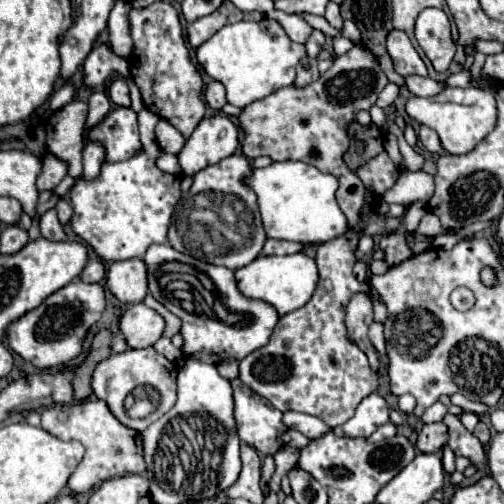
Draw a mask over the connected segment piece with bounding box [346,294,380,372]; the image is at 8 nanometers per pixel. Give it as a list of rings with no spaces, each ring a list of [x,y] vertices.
[[[354,294],[352,300],[346,306],[346,328],[348,328],[348,336],[356,342],[356,346],[368,356],[370,360],[370,368],[374,372],[378,372],[378,352],[372,346],[370,338],[368,338],[368,326],[374,320],[374,312],[372,312],[372,302],[366,294]]]

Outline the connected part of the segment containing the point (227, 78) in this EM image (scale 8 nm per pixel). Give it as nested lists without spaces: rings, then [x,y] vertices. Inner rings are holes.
[[[264,18],[262,22],[236,22],[224,26],[198,48],[198,64],[212,80],[224,84],[228,102],[238,108],[262,100],[278,88],[294,84],[296,64],[302,56],[306,56],[304,44],[294,44],[284,36],[282,26],[270,18]]]

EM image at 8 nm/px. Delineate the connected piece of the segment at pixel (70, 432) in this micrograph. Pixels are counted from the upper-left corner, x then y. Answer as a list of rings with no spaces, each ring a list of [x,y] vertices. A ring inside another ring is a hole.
[[[102,400],[76,402],[76,410],[70,406],[52,406],[42,412],[42,428],[60,440],[78,440],[86,448],[83,459],[68,480],[68,488],[74,494],[90,492],[96,484],[124,474],[142,474],[146,470],[142,458],[142,438],[136,430],[120,424]]]

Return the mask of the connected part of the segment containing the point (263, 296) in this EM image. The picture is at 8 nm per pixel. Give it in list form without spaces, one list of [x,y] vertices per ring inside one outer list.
[[[304,252],[290,256],[258,256],[248,266],[236,270],[236,282],[238,282],[238,290],[246,298],[262,300],[274,306],[278,316],[286,316],[288,312],[304,306],[312,298],[318,282],[318,270],[314,258],[306,256]]]

